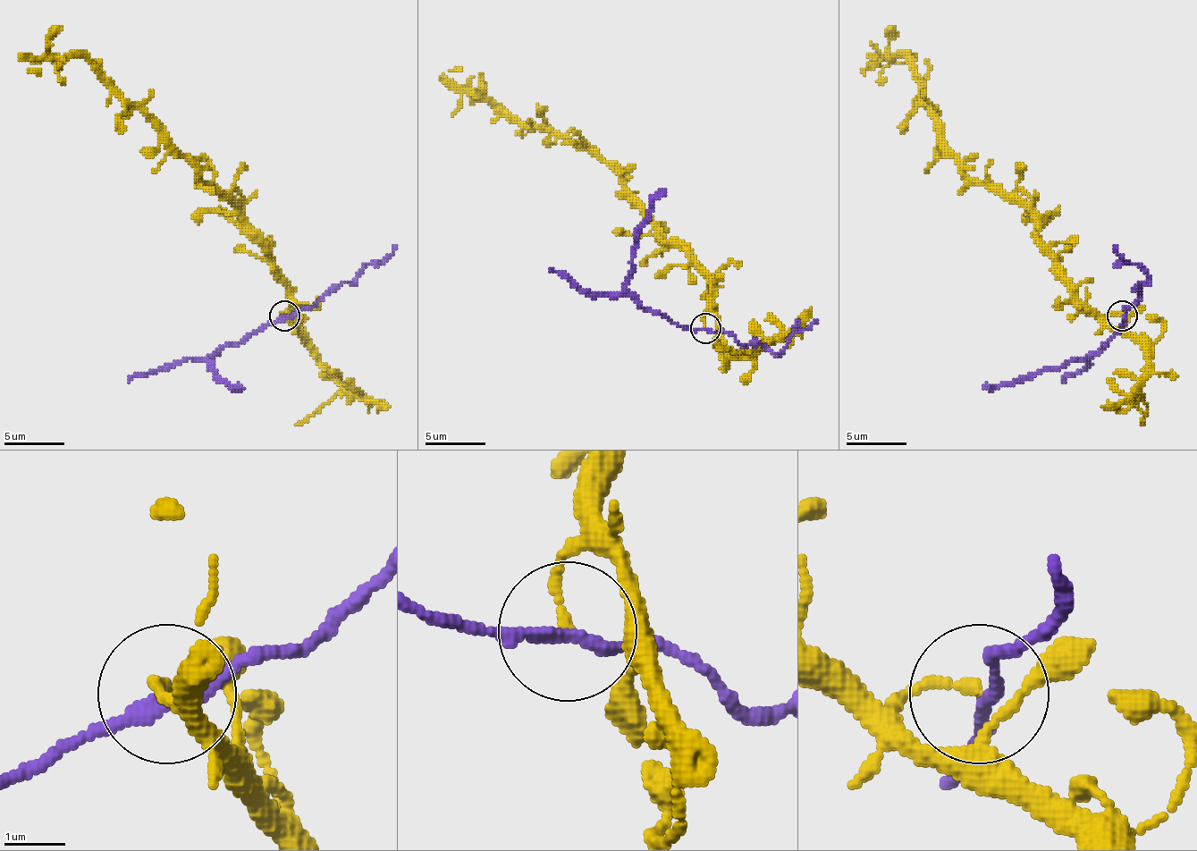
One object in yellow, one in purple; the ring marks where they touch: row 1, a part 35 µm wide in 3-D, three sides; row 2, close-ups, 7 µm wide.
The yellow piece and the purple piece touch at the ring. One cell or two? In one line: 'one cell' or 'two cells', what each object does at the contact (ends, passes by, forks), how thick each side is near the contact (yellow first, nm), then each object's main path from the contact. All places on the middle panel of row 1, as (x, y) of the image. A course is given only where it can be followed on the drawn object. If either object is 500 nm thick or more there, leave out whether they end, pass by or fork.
one cell; yellow ends; purple passes by; calibres 160 and 220 nm; course yellow (704, 329), (711, 283), (626, 180), (585, 147), (525, 129), (461, 92), (449, 80), (449, 71), (461, 71); course purple (704, 329), (680, 326), (659, 311), (644, 307), (626, 286), (646, 210), (665, 189)

